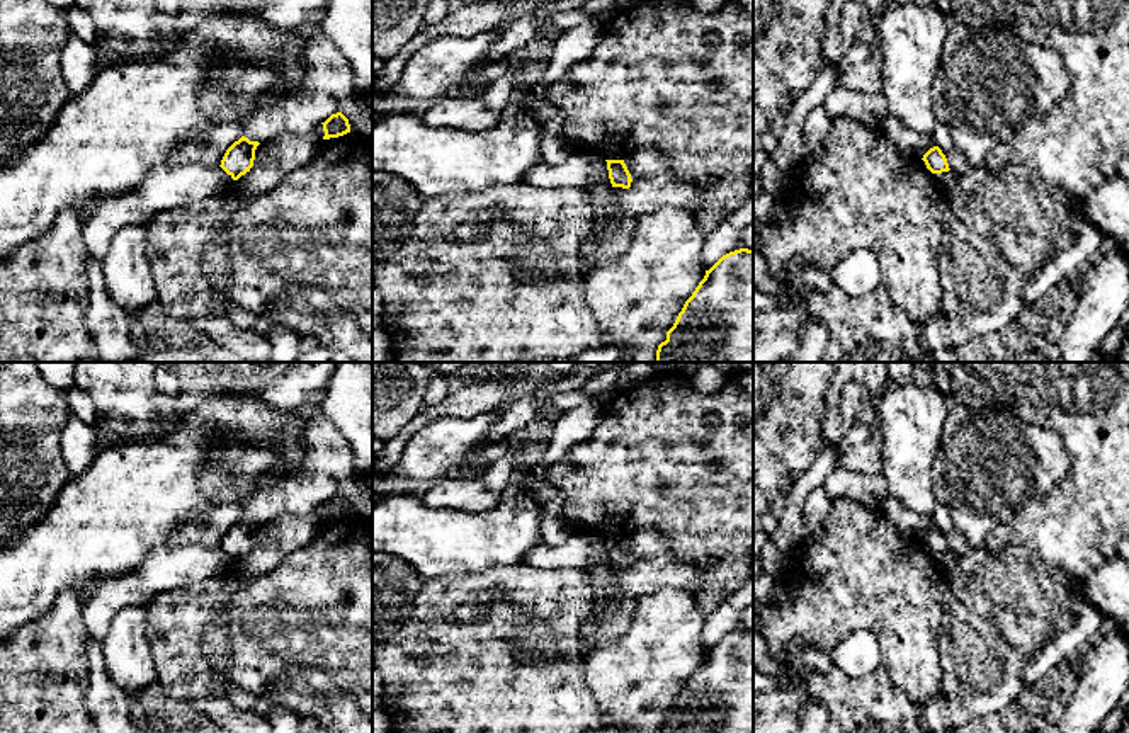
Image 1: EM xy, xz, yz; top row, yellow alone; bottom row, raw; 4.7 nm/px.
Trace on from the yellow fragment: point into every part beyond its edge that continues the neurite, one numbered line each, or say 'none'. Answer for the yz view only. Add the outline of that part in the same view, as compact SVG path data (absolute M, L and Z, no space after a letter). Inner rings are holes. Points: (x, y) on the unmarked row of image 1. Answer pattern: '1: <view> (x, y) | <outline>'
none

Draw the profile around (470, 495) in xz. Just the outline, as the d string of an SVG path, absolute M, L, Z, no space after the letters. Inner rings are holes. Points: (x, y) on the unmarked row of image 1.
M442 478L420 497L428 507L481 514L493 509L502 495L493 493L478 478Z

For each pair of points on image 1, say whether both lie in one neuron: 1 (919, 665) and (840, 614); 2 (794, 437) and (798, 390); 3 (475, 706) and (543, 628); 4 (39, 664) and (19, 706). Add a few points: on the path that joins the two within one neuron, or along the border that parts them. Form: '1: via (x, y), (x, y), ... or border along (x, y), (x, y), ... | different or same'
1: via (900, 645), (873, 614), (861, 614) | same
2: via (794, 426), (794, 402) | same
3: via (497, 684), (509, 672), (509, 652), (521, 642) | same
4: via (39, 674), (26, 696) | same

